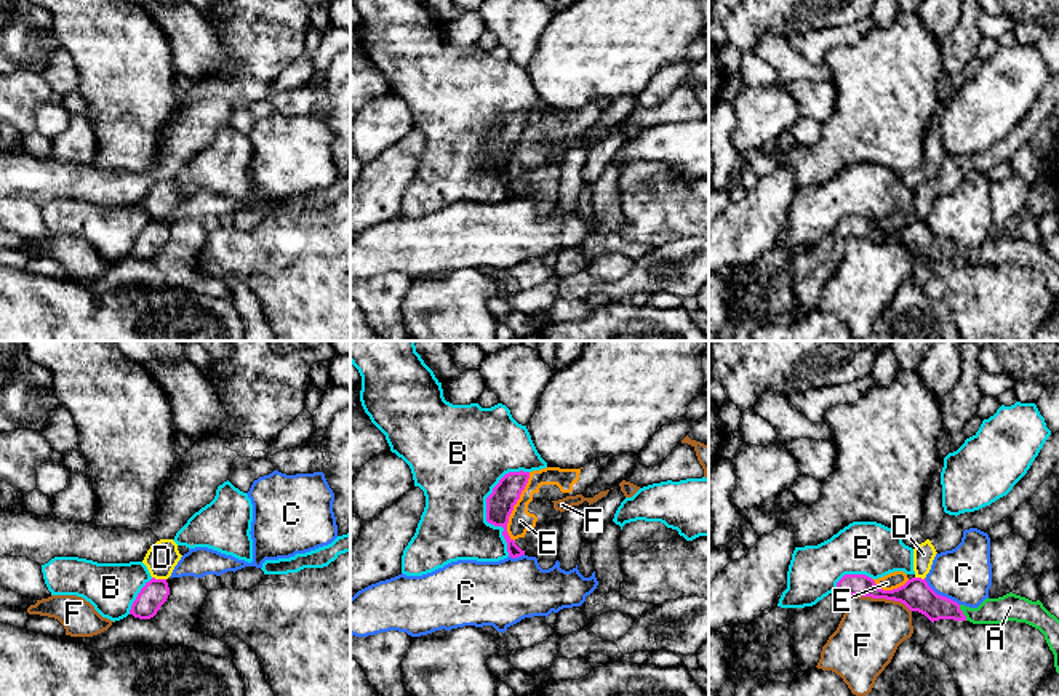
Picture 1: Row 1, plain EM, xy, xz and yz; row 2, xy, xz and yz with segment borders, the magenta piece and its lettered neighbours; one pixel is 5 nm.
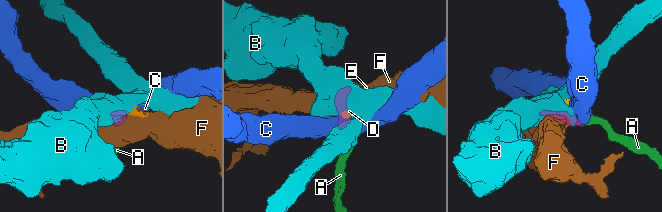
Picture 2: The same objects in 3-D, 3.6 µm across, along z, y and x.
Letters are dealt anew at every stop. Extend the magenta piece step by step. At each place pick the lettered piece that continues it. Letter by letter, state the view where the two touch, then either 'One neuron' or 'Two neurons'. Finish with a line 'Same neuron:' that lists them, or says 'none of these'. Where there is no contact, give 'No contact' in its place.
A: Touches magenta in yz. One neuron
B: Touches magenta in xz. Two neurons
C: Touches magenta in yz. Two neurons
D: Touches magenta in xy. Two neurons
E: Touches magenta in xz. Two neurons
F: Touches magenta in yz. Two neurons
Same neuron: A

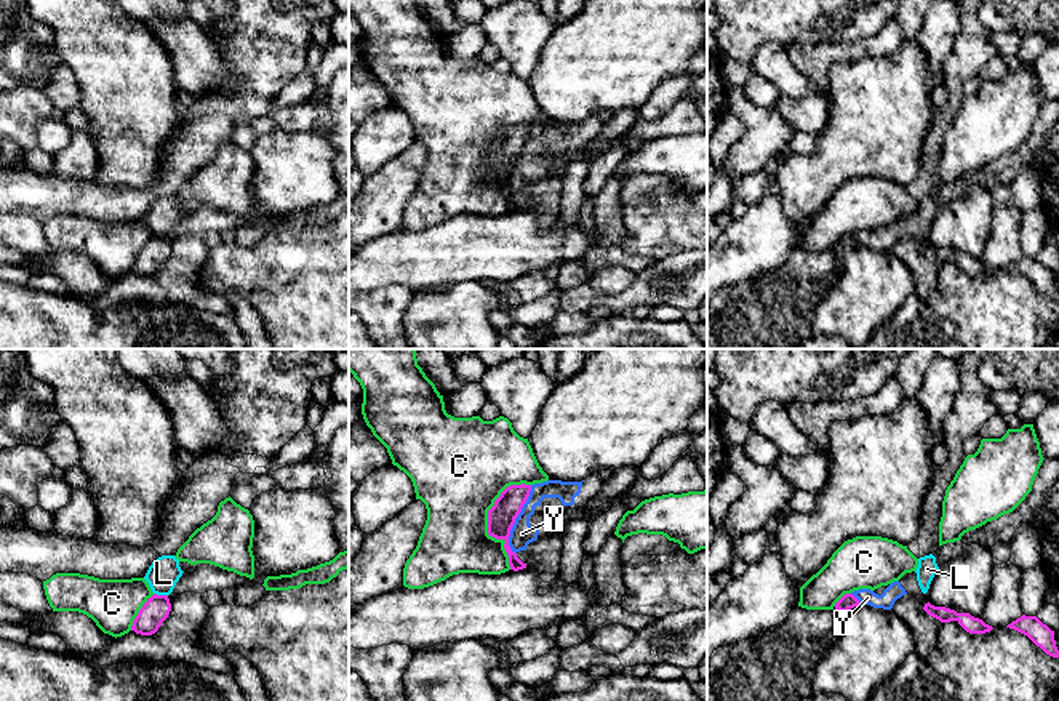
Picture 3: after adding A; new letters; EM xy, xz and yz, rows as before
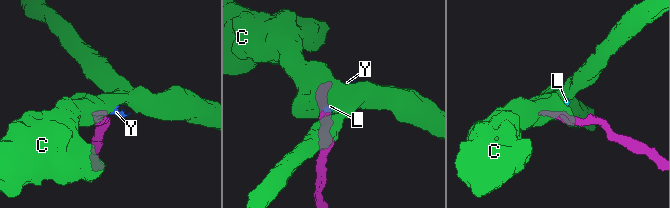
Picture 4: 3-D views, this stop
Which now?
C: Touches magenta in xz. Two neurons
L: Touches magenta in xy. Two neurons
Y: Touches magenta in xz. Two neurons
Same neuron: none of these

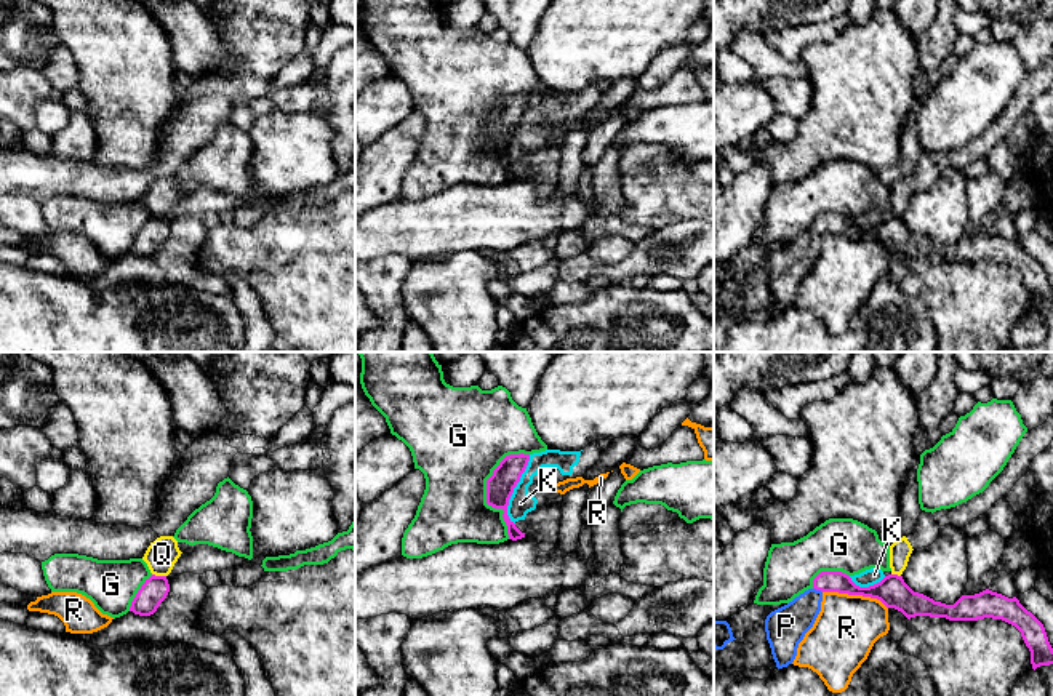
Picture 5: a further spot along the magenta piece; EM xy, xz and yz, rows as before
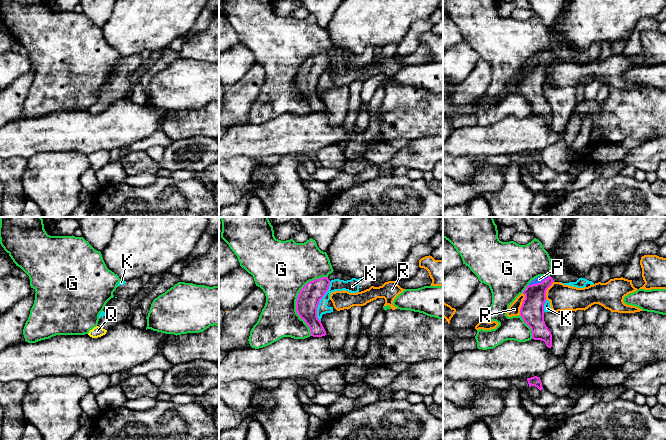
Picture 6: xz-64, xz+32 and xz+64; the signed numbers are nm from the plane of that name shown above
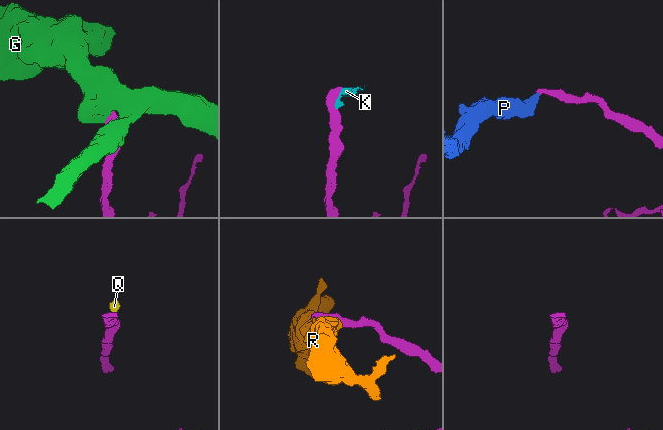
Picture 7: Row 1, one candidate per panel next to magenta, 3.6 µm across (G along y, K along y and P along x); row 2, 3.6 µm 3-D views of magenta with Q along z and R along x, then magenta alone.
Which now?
G: Touches magenta in xz. Two neurons
K: Touches magenta in xz. Two neurons
P: Touches magenta in yz. One neuron
Q: Touches magenta in xy. Two neurons
R: Touches magenta in yz. Two neurons
Same neuron: P

